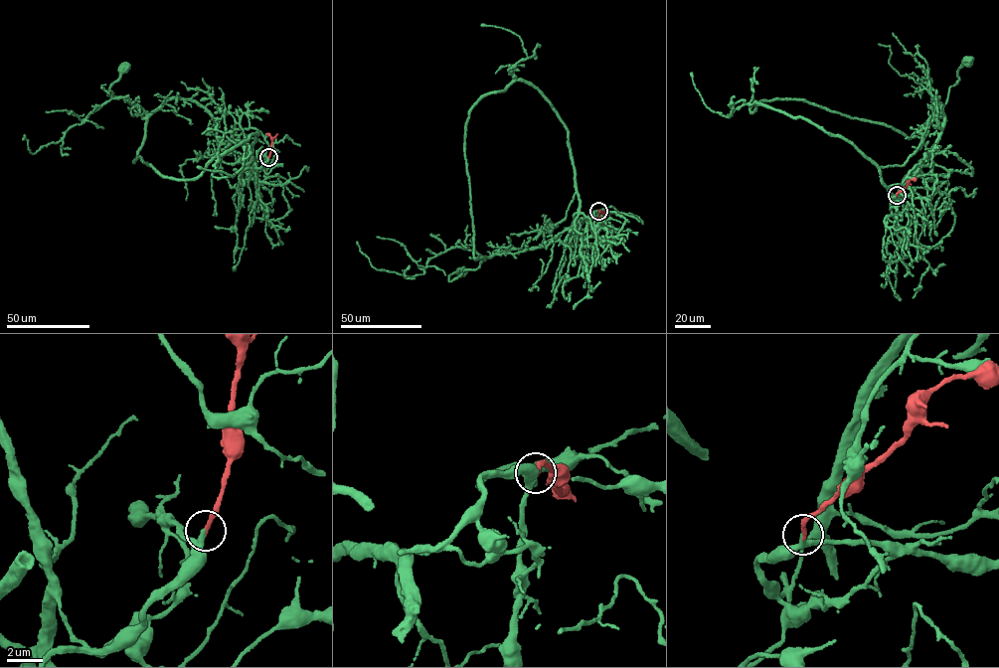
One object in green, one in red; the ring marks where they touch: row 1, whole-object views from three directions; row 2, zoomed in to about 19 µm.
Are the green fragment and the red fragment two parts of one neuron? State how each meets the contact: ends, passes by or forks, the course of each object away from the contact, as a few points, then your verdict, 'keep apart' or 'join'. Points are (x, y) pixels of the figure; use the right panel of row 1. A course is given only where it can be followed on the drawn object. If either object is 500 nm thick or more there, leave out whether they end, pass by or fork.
green ends | red ends | green via (896, 195), (907, 175), (922, 174), (945, 121), (941, 103), (934, 108), (967, 62) | red via (896, 195), (910, 180), (915, 179) | join

